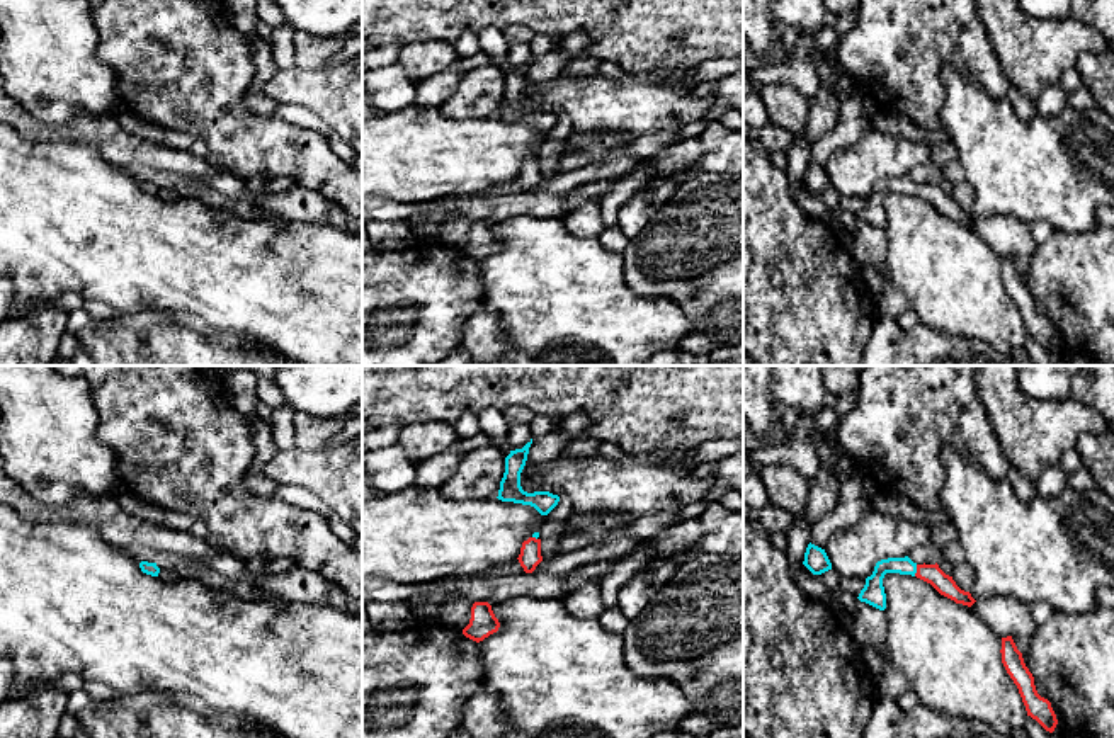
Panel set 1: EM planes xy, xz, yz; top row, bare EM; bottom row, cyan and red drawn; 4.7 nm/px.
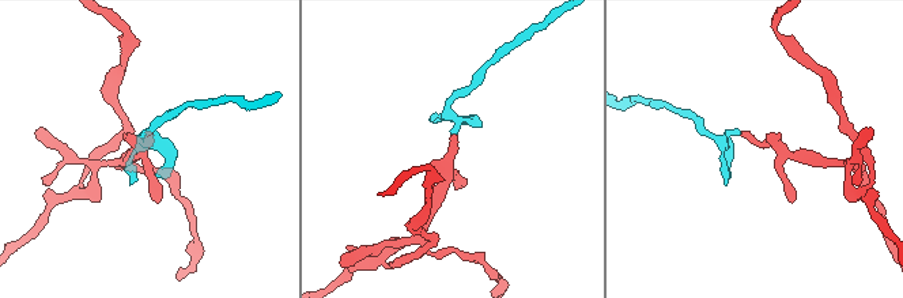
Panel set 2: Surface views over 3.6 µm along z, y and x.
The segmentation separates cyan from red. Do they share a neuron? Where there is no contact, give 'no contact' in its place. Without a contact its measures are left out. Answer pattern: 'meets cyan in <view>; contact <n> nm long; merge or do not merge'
meets cyan in yz; contact 60 nm long; merge

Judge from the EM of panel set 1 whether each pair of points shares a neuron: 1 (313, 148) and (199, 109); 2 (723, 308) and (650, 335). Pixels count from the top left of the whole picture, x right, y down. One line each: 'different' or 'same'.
1: same
2: different

